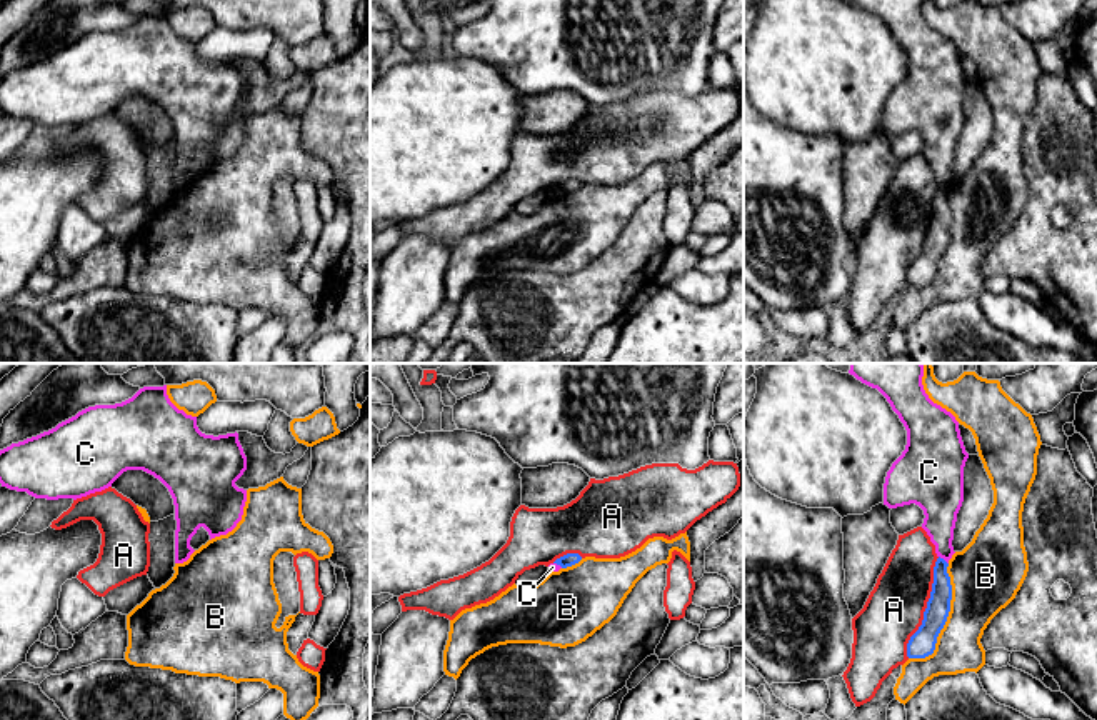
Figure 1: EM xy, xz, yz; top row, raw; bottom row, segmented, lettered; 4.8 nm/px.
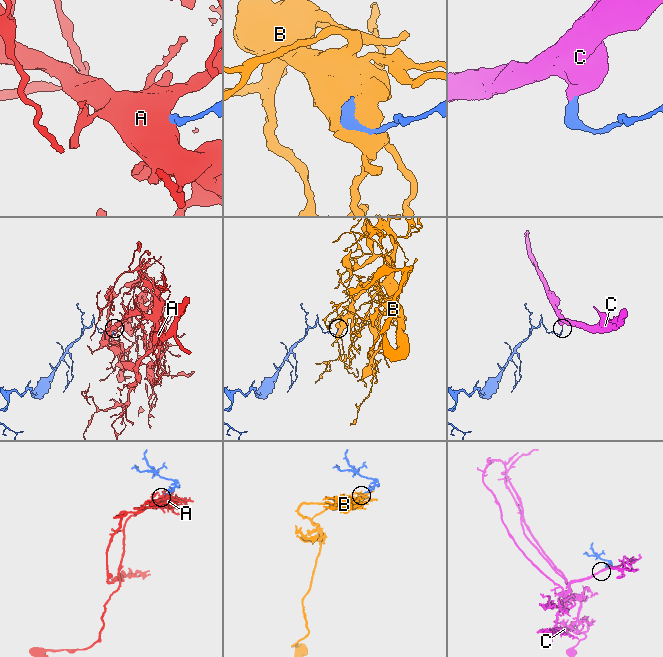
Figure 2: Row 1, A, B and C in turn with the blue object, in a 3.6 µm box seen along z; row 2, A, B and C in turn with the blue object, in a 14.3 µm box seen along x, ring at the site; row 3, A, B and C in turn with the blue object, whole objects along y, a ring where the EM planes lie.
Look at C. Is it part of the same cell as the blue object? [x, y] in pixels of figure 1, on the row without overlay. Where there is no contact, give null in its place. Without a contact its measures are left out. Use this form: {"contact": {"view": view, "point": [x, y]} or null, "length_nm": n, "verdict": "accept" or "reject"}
{"contact": {"view": "yz", "point": [944, 187]}, "length_nm": 60, "verdict": "reject"}

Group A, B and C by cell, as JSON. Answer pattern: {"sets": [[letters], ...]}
{"sets": [["A"], ["B"], ["C"]]}

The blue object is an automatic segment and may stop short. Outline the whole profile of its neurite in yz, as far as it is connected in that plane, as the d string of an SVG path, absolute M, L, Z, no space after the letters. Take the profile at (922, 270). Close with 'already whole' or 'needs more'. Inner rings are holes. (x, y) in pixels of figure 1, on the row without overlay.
M939 183L934 193L934 210L922 252L907 270L909 285L925 285L935 277L937 263L947 248L952 227L952 212L947 193L949 190Z; already whole

